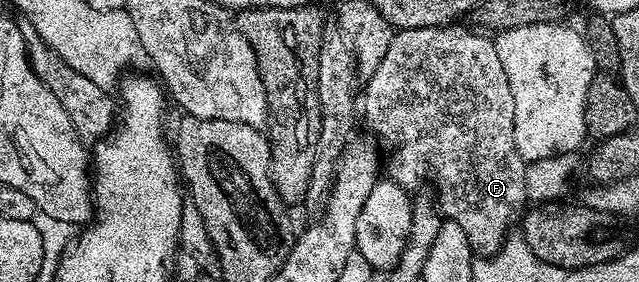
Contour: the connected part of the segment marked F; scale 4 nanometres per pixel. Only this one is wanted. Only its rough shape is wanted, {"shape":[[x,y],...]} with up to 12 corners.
{"shape":[[397,31],[360,110],[475,255],[527,209],[494,38]]}

